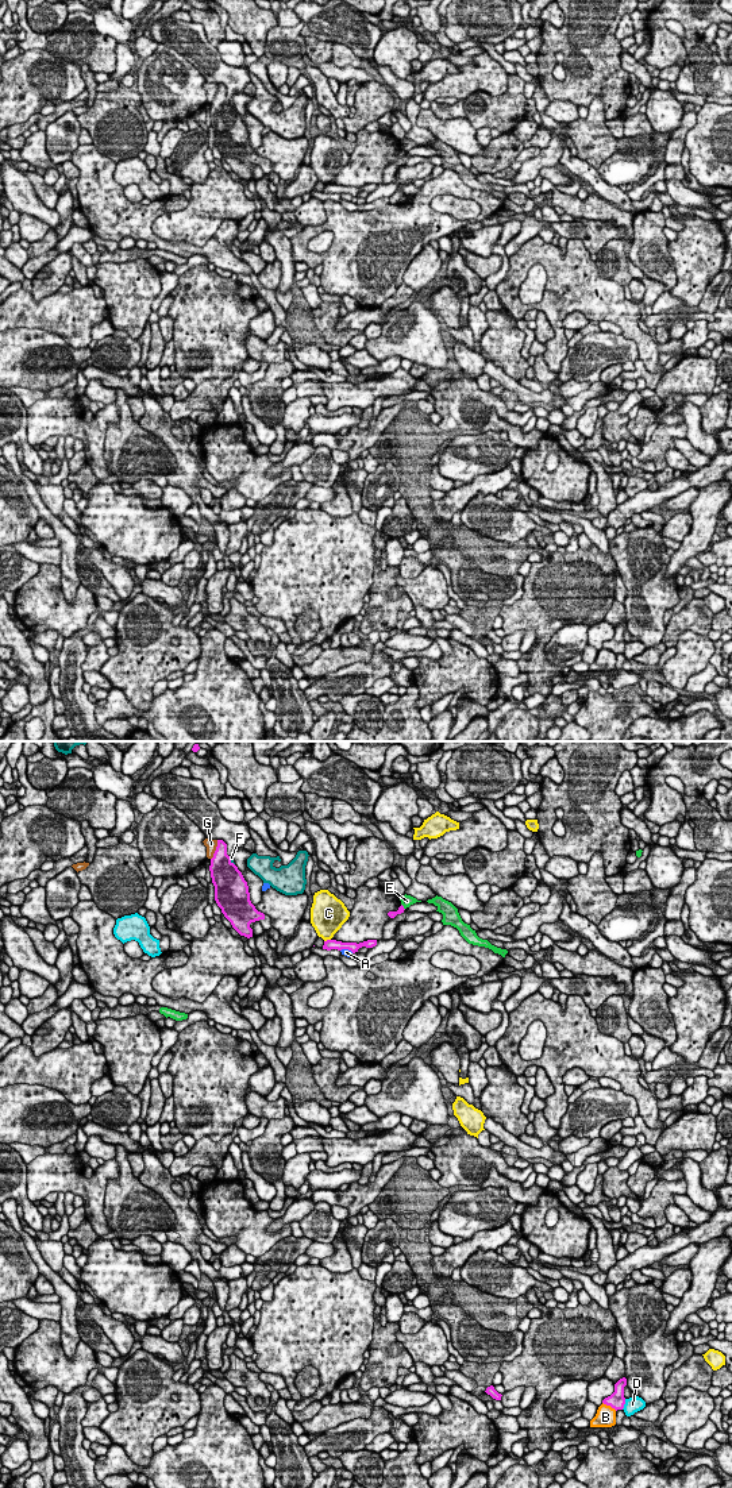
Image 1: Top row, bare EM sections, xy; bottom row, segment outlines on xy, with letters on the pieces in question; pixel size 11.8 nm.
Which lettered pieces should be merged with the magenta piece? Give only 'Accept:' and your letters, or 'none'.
Accept: none

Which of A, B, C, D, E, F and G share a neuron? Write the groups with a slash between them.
A / B / C / D / E / F / G

